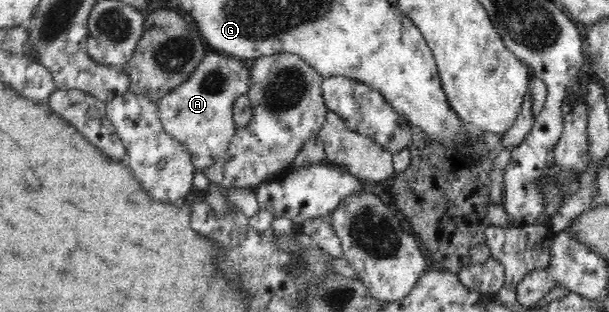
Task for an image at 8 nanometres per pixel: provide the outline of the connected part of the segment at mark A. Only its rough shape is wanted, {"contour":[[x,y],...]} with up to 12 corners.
{"contour":[[214,50],[158,102],[198,175],[238,130],[251,68]]}

